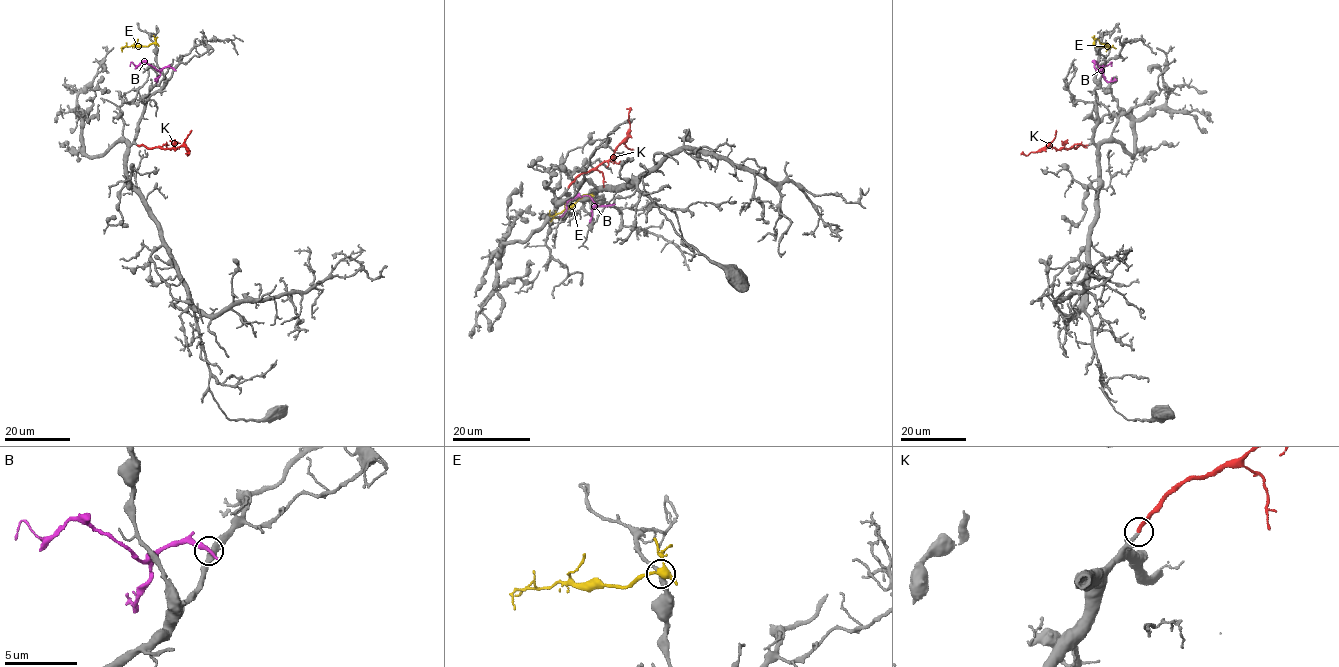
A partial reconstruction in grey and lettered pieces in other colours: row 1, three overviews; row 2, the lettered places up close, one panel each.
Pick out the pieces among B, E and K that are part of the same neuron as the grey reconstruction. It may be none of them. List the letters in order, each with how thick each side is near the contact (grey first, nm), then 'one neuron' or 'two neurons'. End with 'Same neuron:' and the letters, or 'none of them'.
B: 400/360 nm | two neurons
E: 340/320 nm | two neurons
K: 280/280 nm | one neuron
Same neuron: K

